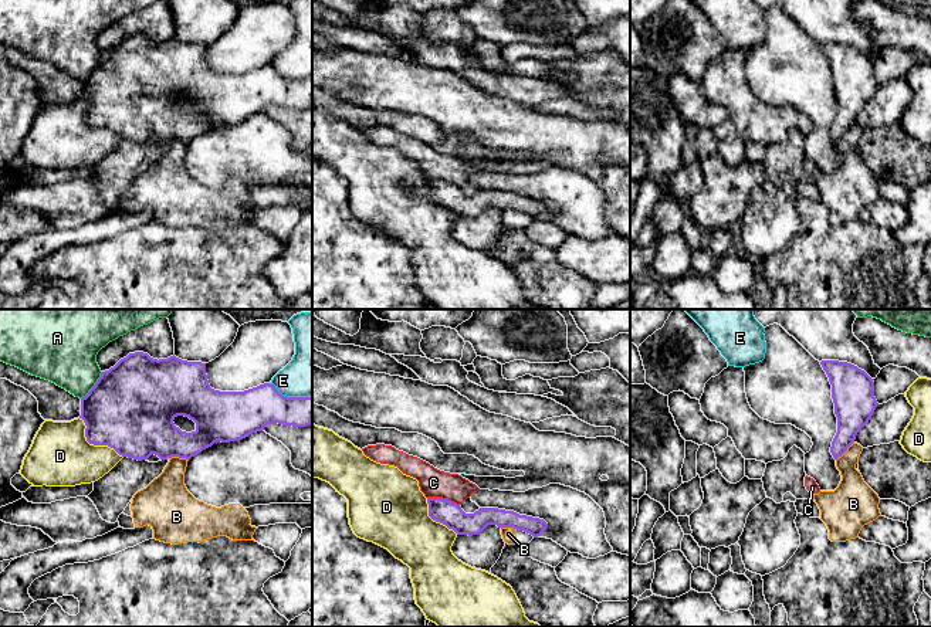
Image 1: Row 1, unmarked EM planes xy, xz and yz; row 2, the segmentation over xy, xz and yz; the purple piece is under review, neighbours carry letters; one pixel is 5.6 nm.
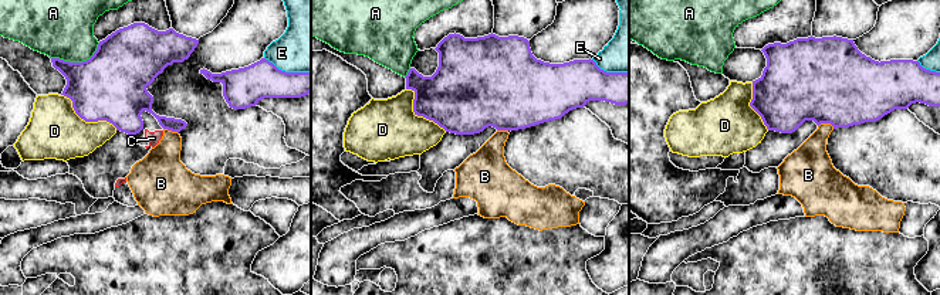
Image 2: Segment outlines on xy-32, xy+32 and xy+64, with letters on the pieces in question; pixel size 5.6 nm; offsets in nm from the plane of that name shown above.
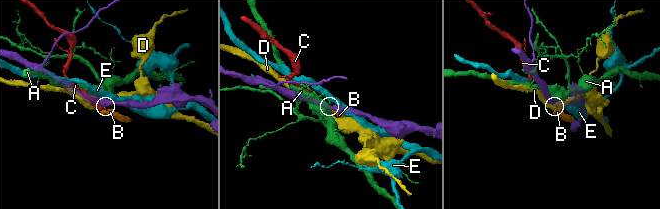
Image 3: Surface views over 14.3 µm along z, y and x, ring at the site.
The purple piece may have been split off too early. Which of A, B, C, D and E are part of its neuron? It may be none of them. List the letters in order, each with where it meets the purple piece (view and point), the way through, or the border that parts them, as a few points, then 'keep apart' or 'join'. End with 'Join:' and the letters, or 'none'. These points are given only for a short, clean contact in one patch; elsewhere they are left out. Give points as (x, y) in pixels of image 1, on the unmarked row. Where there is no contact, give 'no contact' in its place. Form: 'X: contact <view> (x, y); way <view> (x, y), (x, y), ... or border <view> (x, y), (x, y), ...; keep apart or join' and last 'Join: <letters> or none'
A: contact xy (94, 68); keep apart
B: contact xy (179, 139); border xy (169, 139), (185, 139), (188, 142); keep apart
C: contact xz (442, 180); keep apart
D: contact xy (92, 125); keep apart
E: contact xy (291, 80); keep apart
Join: none

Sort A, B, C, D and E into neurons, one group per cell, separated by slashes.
A / B C / D / E

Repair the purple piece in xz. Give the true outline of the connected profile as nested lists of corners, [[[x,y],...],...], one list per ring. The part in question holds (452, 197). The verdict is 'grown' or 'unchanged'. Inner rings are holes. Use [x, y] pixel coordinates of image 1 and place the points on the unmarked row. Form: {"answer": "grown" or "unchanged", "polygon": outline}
{"answer": "unchanged", "polygon": [[[427,180],[427,186],[429,199],[453,211],[457,217],[473,218],[488,207],[497,207],[501,211],[514,210],[538,220],[548,210],[544,201],[519,197],[514,193],[480,190],[474,196],[466,196],[460,187],[443,180]]]}

